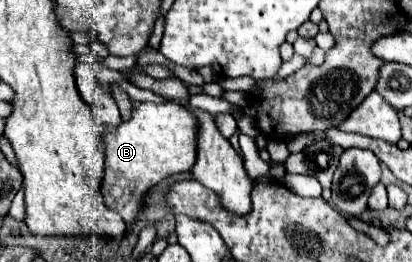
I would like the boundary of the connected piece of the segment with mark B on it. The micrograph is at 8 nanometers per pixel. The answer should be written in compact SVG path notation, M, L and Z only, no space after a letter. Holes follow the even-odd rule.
M137 102L129 120L105 134L105 178L103 198L127 224L137 218L141 196L159 180L175 172L187 172L195 164L195 118L177 102ZM121 178L121 196L113 196Z

